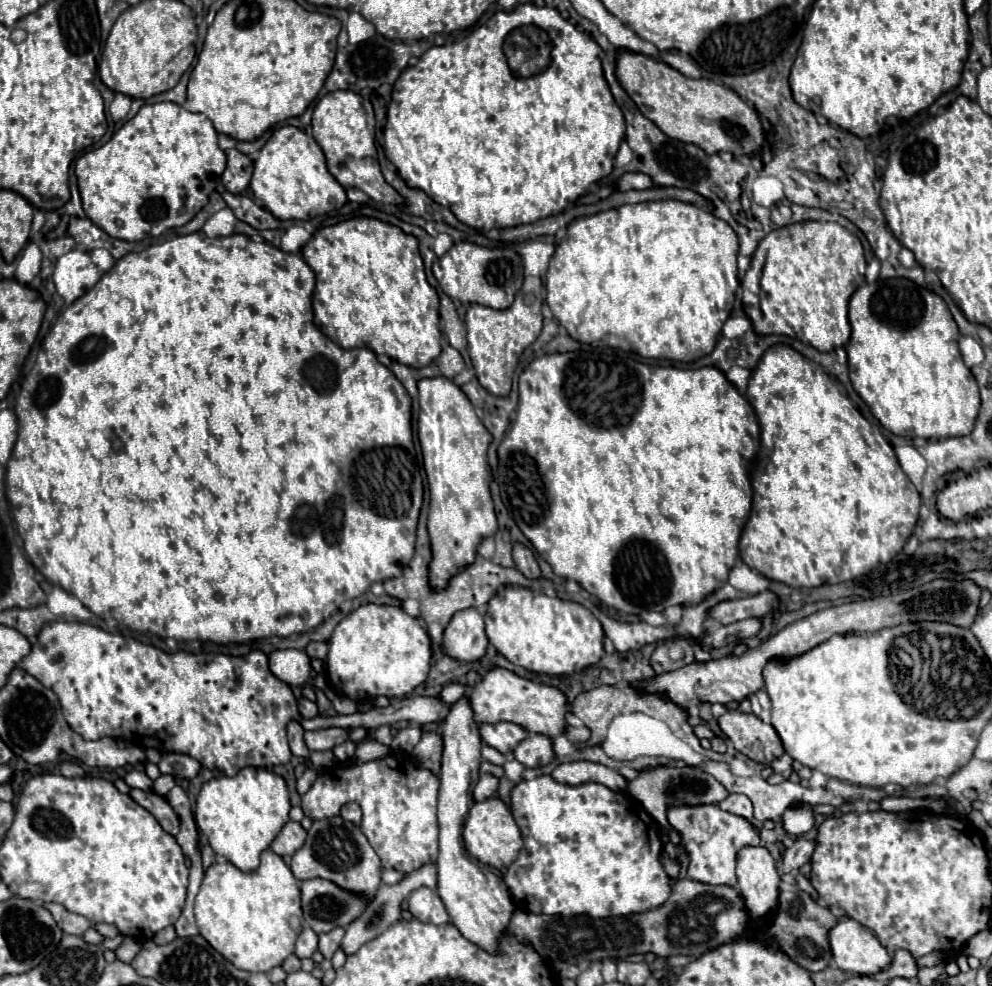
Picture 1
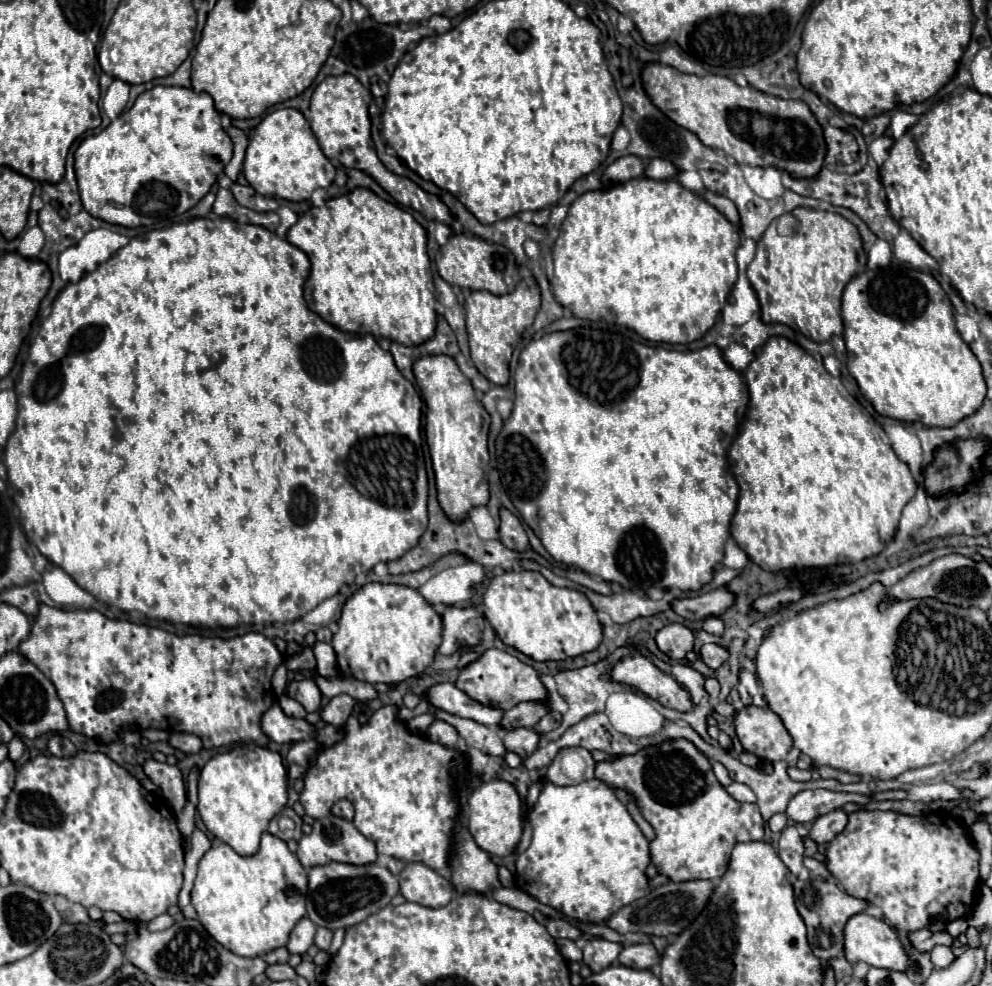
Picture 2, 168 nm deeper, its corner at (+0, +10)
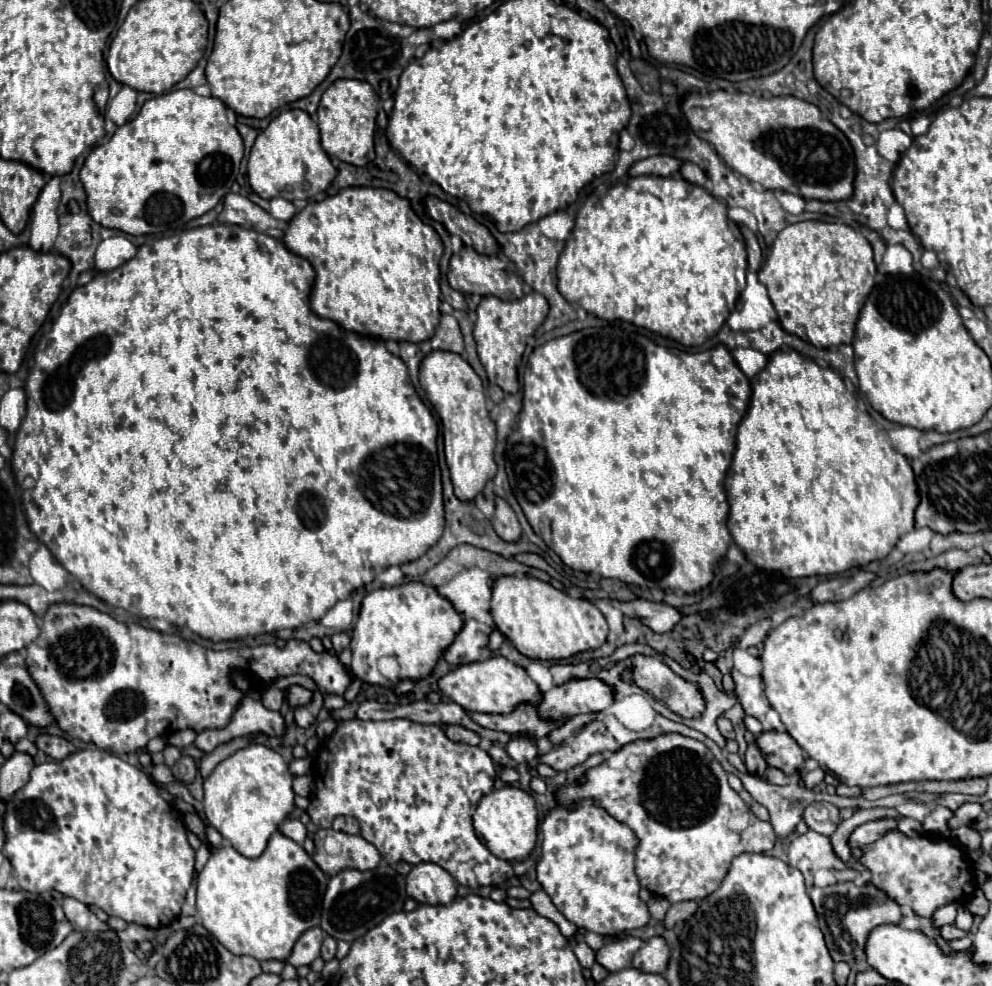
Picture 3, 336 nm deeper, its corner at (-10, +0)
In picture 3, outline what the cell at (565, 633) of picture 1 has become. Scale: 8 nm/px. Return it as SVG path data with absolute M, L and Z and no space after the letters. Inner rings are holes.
M501 576L493 584L491 616L497 630L531 660L565 660L607 642L607 620L589 600L575 600L533 576Z

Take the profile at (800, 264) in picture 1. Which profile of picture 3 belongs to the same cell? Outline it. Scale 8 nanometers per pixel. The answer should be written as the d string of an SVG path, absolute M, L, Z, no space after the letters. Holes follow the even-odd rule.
M805 220L791 224L779 232L765 264L759 270L759 282L767 286L769 298L777 310L783 330L809 340L817 348L835 348L839 344L851 344L859 310L873 288L875 262L869 242L853 228L835 222Z

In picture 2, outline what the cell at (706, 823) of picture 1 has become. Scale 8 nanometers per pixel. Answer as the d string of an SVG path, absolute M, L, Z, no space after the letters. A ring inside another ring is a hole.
M669 738L635 754L597 762L595 778L635 798L643 818L655 830L655 840L649 842L651 862L671 882L719 880L735 844L763 840L763 818L757 804L743 804L729 796L717 782L709 758L685 738Z

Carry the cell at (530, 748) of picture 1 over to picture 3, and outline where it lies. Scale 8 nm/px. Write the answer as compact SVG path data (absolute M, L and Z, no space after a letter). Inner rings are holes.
M513 738L513 740L505 746L505 750L507 750L507 754L511 752L511 758L513 758L517 764L521 764L521 762L533 762L533 760L537 758L537 746L535 746L535 742L529 740L529 738L521 738L521 740Z

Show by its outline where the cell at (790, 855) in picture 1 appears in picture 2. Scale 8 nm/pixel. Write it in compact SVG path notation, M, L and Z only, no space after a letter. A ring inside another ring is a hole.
M833 810L825 816L819 816L809 832L809 838L813 838L817 844L827 844L831 842L839 832L845 830L849 818L843 810Z

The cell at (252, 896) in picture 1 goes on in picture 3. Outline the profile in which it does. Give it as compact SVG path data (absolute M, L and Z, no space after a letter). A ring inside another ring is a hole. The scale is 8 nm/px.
M275 832L259 858L245 858L231 846L221 846L215 854L211 854L197 880L197 918L227 950L237 956L253 956L259 962L271 958L287 960L297 938L319 924L325 888L327 876L319 870L303 846L285 838L281 832Z

